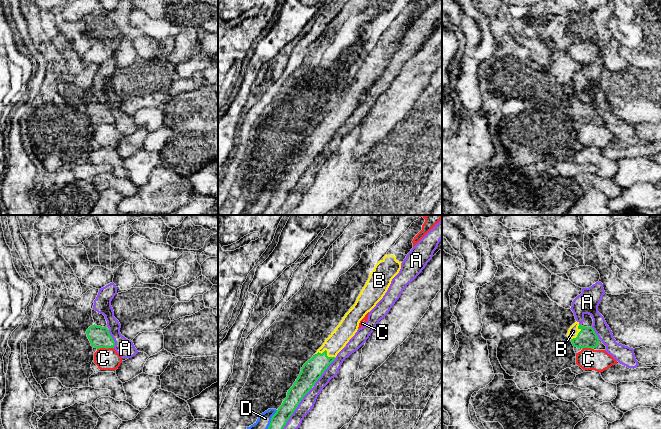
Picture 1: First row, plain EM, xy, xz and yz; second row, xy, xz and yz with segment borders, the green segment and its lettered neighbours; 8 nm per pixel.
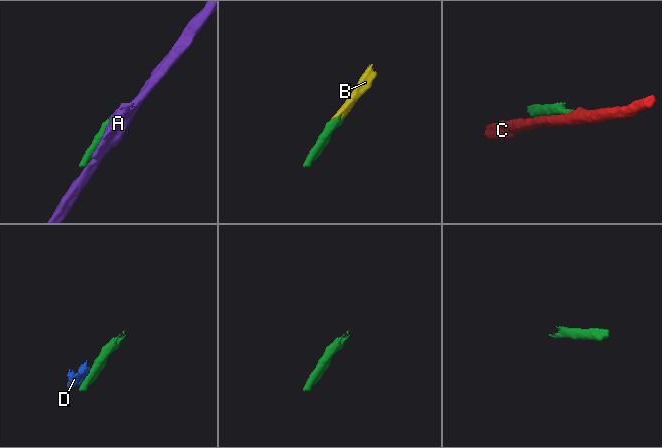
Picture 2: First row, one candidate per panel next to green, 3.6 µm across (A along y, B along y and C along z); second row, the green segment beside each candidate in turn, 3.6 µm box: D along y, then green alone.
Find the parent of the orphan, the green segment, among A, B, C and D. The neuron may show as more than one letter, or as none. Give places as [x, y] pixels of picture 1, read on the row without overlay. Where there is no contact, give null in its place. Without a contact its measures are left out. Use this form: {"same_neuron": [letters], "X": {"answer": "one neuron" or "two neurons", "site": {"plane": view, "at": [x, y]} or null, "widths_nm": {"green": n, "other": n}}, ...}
{"same_neuron": ["B"], "A": {"answer": "two neurons", "site": {"plane": "xz", "at": [294, 186]}, "widths_nm": {"green": 140, "other": 110}}, "B": {"answer": "one neuron", "site": {"plane": "xz", "at": [326, 127]}, "widths_nm": {"green": 160, "other": 150}}, "C": {"answer": "two neurons", "site": {"plane": "xy", "at": [105, 123]}, "widths_nm": {"green": 170, "other": 180}}, "D": {"answer": "two neurons", "site": {"plane": "xz", "at": [270, 200]}, "widths_nm": {"green": 120, "other": 120}}}

